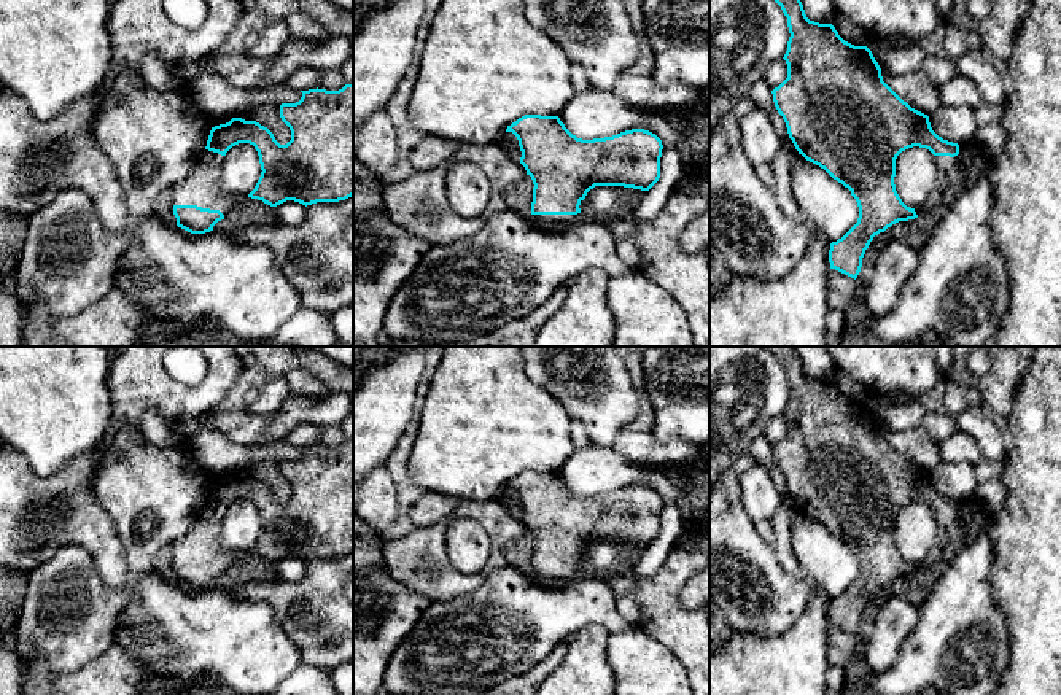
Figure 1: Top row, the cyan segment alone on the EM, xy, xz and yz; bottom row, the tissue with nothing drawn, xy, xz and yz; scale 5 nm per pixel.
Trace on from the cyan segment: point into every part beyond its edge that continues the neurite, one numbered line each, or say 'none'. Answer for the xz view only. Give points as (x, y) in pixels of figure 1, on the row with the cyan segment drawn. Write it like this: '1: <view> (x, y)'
1: xz (551, 220)

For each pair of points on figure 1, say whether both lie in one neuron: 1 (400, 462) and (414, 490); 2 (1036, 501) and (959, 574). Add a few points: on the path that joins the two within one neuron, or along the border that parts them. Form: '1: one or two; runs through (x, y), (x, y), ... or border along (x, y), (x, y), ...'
1: one; runs through (400, 468), (400, 476), (408, 484)
2: two; border along (990, 527), (993, 539), (991, 578)

